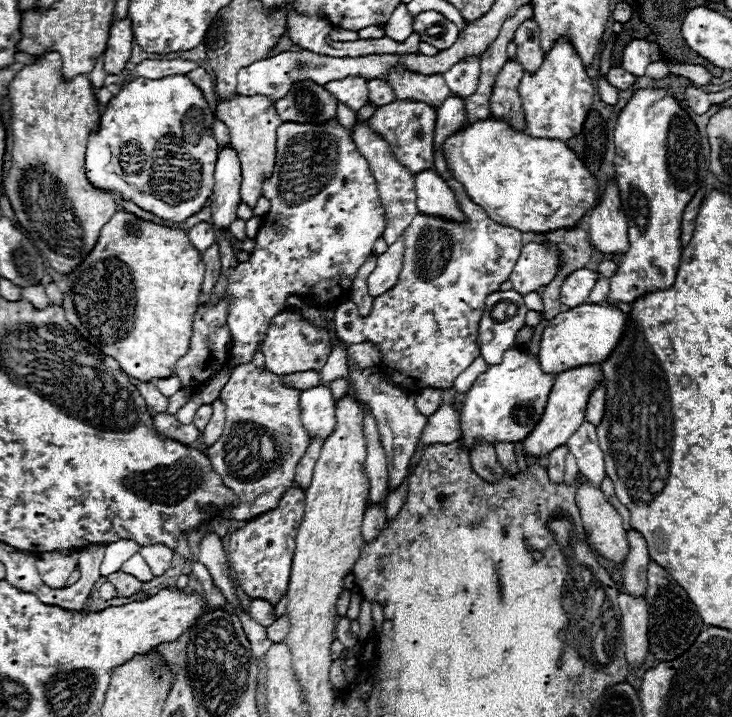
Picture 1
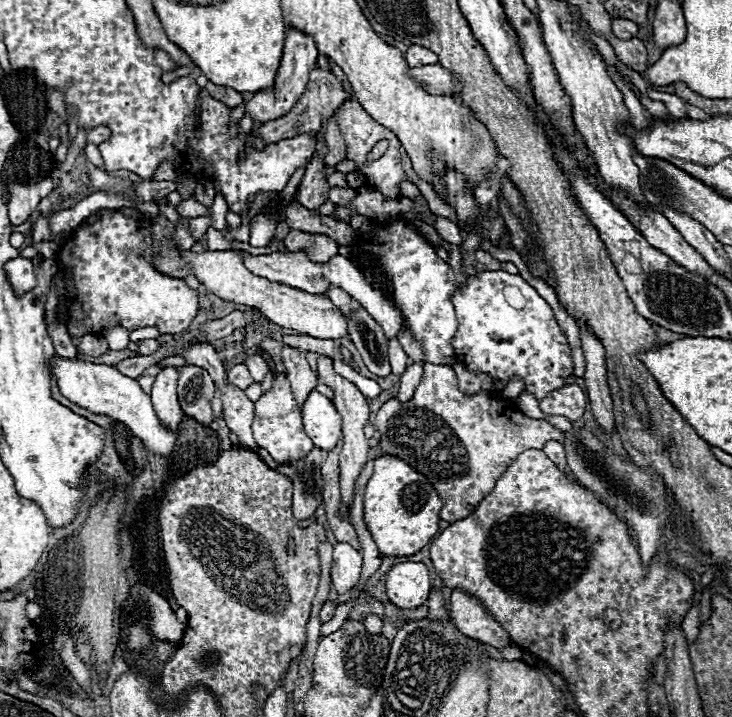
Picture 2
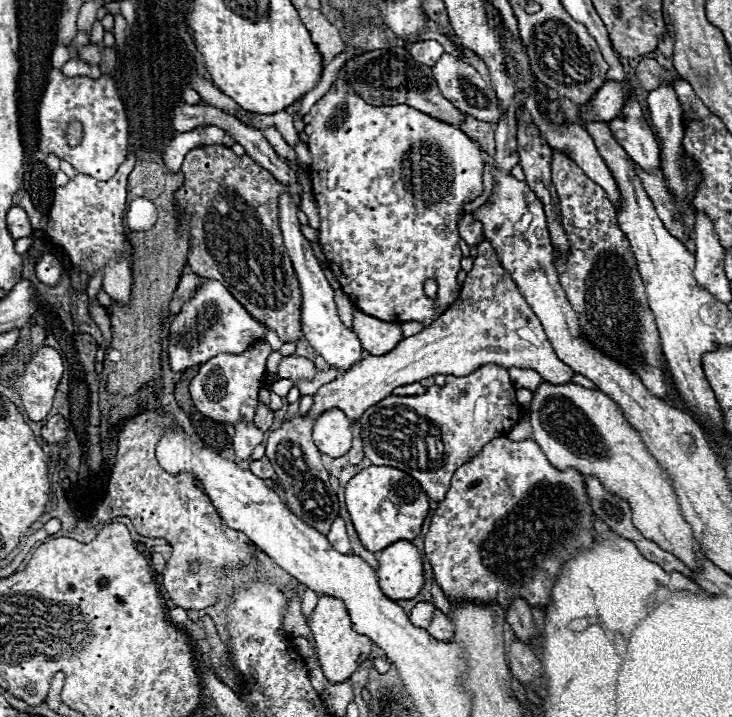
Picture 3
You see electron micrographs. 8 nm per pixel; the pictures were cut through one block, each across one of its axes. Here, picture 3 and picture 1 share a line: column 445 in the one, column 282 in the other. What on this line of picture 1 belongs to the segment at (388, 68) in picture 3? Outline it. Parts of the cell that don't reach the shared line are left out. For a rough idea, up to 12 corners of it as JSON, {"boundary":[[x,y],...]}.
{"boundary":[[296,82],[274,102],[282,122],[336,118],[336,98]]}

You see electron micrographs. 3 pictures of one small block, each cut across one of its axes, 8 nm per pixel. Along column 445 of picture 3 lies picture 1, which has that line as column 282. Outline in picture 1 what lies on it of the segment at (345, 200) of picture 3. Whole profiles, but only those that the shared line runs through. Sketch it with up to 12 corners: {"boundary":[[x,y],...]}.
{"boundary":[[338,120],[282,122],[246,262],[224,270],[236,366],[288,296],[350,300],[386,228]]}

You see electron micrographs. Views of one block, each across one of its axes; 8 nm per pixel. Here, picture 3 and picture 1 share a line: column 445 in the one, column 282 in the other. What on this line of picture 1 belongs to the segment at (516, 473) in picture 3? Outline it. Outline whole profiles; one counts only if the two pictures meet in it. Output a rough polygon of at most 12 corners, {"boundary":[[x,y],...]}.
{"boundary":[[304,492],[232,534],[240,588],[276,604],[290,580]]}

